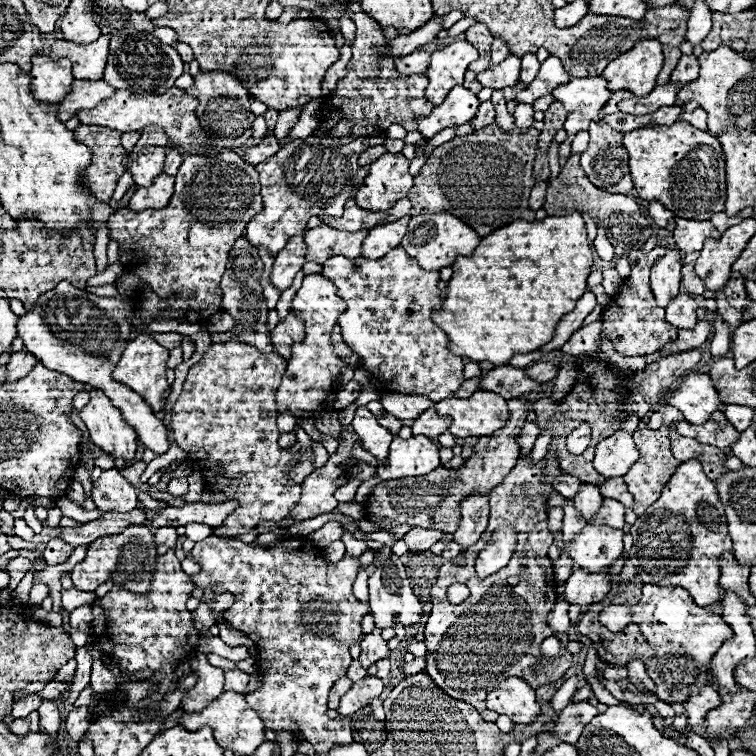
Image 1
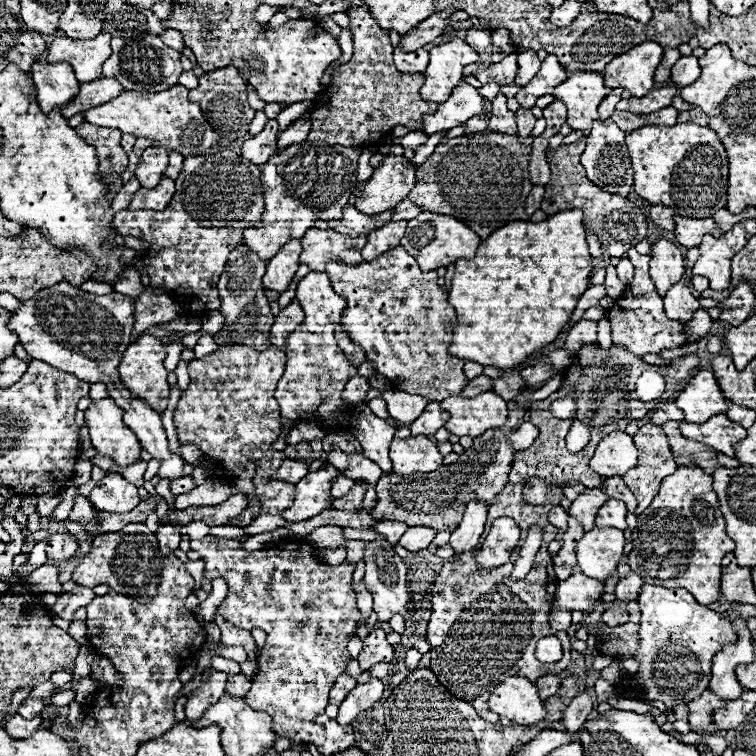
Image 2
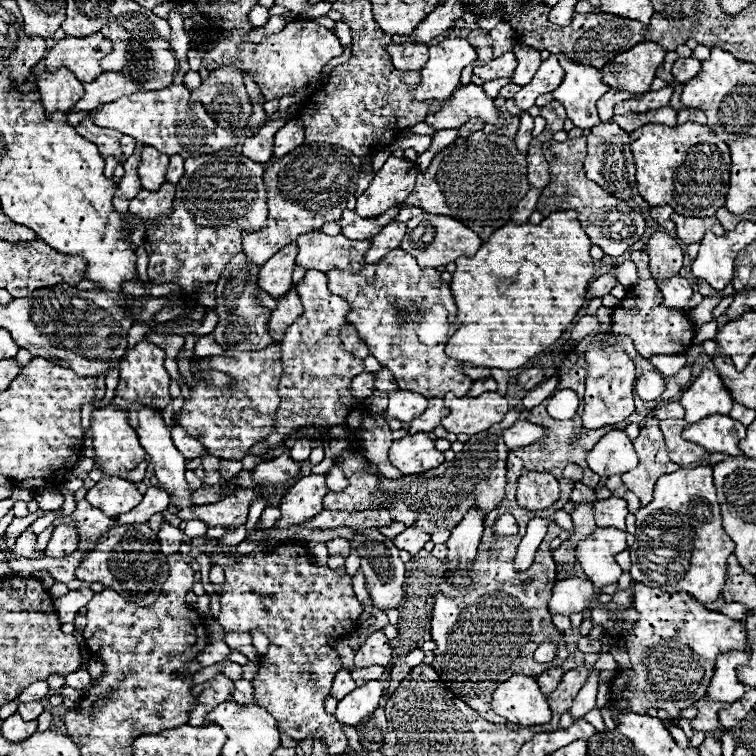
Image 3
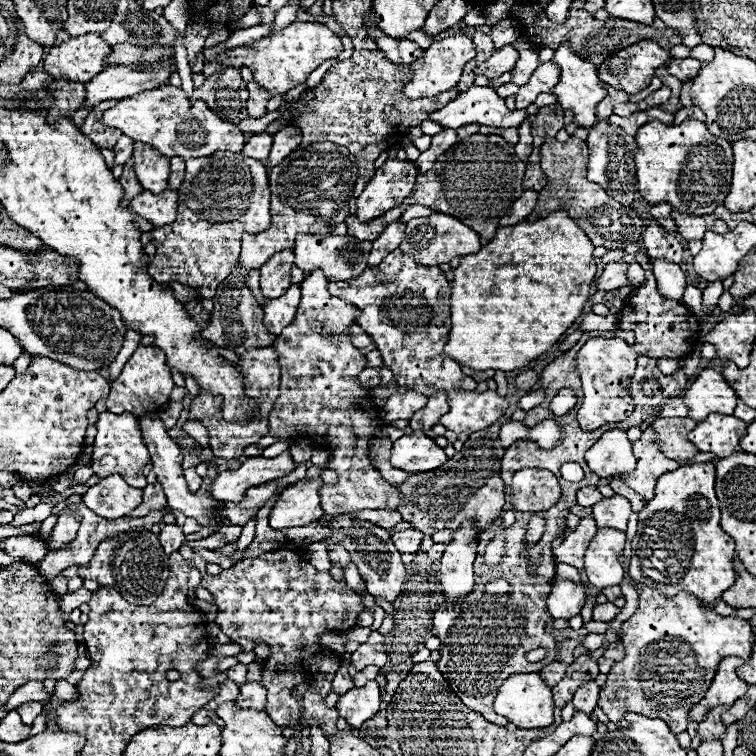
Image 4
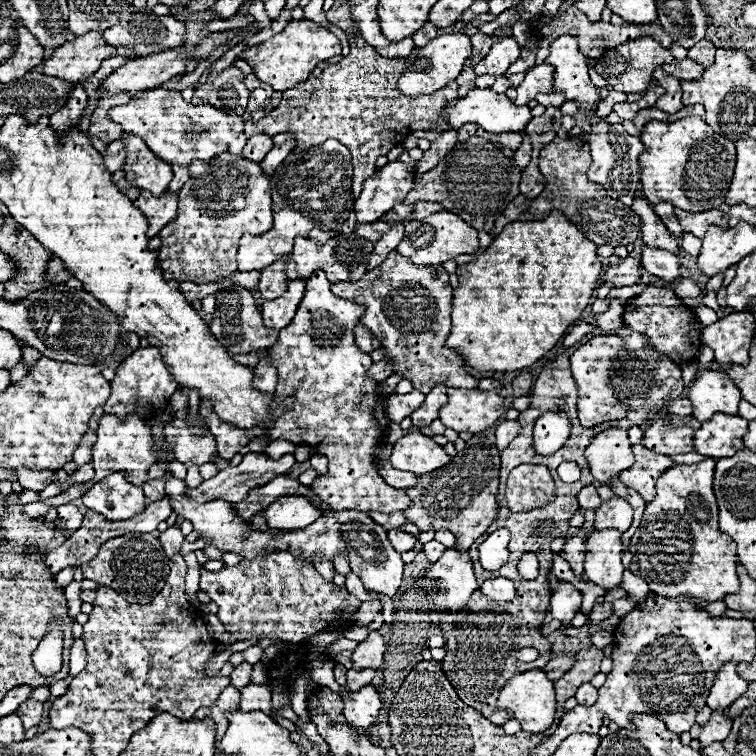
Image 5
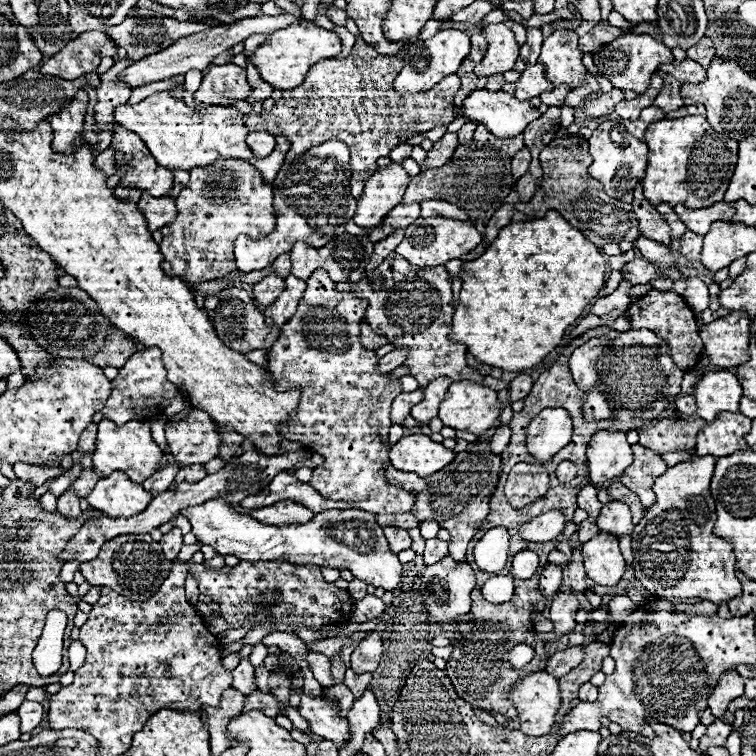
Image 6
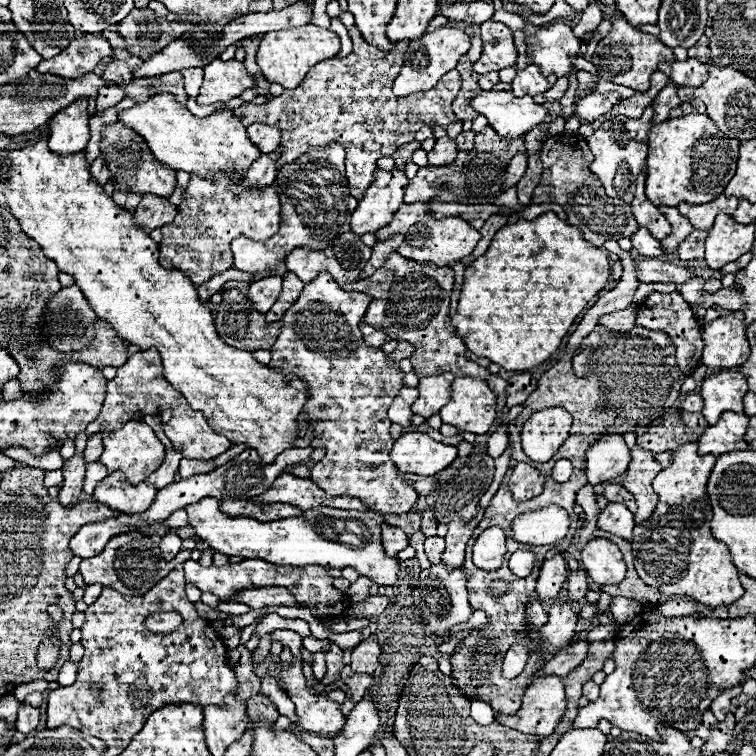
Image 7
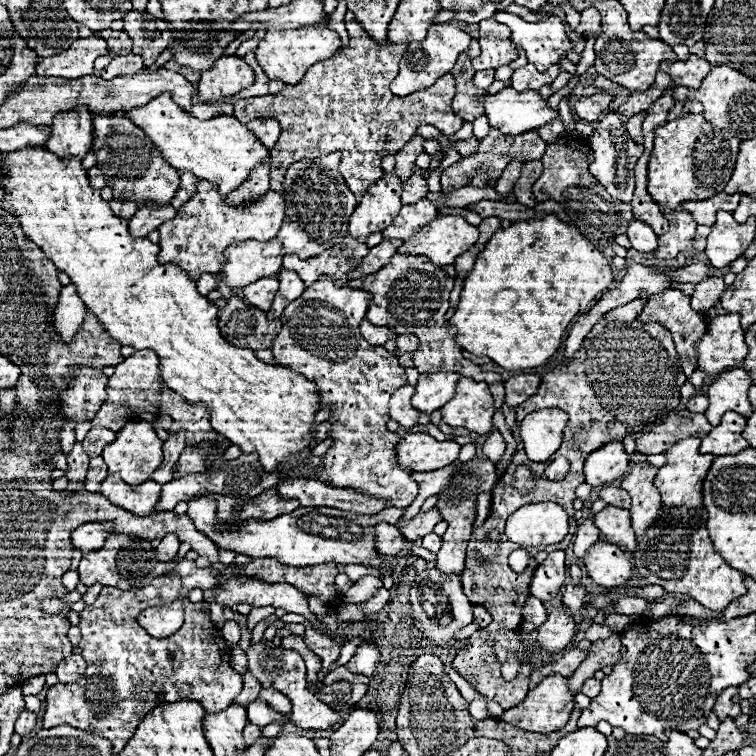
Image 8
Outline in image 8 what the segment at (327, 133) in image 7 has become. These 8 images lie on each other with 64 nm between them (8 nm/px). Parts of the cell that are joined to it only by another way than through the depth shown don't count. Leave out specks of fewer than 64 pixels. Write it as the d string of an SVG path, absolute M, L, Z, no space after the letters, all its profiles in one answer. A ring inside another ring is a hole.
M354 20L346 24L350 46L338 50L332 58L308 68L306 76L296 86L284 86L280 94L256 96L236 102L236 118L244 124L258 118L274 118L280 122L282 136L272 154L270 188L282 192L282 174L292 162L300 158L318 158L334 150L342 152L340 174L344 176L352 194L360 200L372 182L380 180L384 170L380 160L396 154L422 124L432 124L444 134L460 130L462 120L452 112L450 102L456 94L456 80L448 72L436 80L428 90L408 96L394 96L390 92L392 78L398 74L400 58L407 43L376 44L366 30ZM382 156L382 158L380 158Z

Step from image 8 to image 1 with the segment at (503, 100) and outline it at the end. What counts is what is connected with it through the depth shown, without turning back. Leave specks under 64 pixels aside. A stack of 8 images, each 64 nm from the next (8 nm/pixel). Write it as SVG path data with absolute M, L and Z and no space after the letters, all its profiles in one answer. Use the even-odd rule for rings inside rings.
M456 86L454 90L448 92L444 102L430 112L430 116L416 118L418 132L426 140L430 140L432 136L442 132L444 128L460 126L460 124L470 122L474 118L476 110L478 110L478 98L476 98L476 94L472 94L464 86Z

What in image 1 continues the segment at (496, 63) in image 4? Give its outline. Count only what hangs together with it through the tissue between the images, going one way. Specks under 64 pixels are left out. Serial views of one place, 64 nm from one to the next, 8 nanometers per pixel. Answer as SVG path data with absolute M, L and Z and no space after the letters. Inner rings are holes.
M510 54L504 62L490 66L488 70L478 74L478 82L484 88L506 88L506 86L516 86L520 78L520 58Z

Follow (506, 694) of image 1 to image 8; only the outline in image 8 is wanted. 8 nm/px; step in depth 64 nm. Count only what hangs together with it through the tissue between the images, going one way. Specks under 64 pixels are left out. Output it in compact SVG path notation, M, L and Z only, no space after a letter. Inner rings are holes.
M554 674L554 676L548 676L544 678L536 688L530 688L524 702L508 712L504 712L500 716L500 720L504 720L506 724L514 724L516 728L520 730L526 730L526 732L540 732L540 734L550 734L550 732L556 732L560 730L568 718L570 718L570 712L572 712L572 694L568 692L568 684L566 684L566 678L560 676L560 674Z

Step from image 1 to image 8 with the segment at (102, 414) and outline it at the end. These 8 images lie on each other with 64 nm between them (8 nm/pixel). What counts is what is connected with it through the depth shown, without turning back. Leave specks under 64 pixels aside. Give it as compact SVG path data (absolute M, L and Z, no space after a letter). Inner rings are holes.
M128 422L116 434L114 442L106 444L102 458L108 464L110 474L118 472L124 478L124 482L128 482L130 486L136 486L140 482L146 482L150 478L150 474L160 468L160 464L162 464L162 440L156 436L150 422Z

